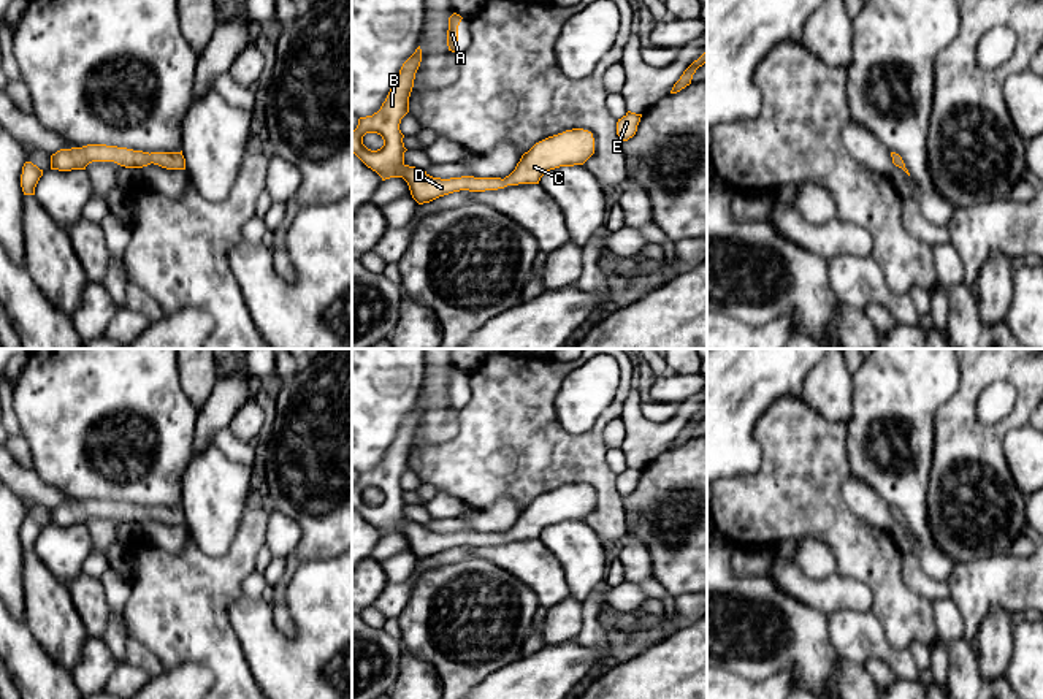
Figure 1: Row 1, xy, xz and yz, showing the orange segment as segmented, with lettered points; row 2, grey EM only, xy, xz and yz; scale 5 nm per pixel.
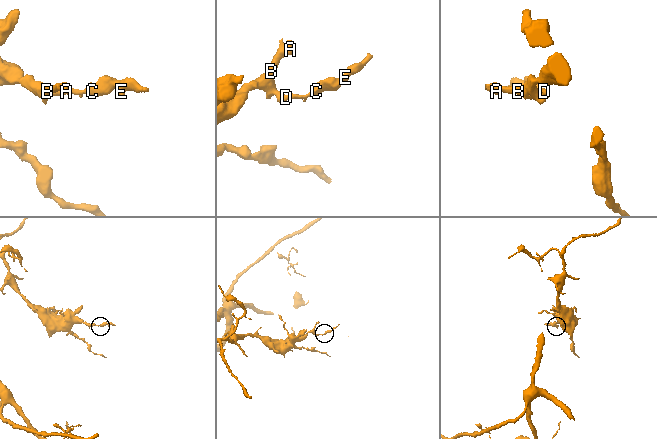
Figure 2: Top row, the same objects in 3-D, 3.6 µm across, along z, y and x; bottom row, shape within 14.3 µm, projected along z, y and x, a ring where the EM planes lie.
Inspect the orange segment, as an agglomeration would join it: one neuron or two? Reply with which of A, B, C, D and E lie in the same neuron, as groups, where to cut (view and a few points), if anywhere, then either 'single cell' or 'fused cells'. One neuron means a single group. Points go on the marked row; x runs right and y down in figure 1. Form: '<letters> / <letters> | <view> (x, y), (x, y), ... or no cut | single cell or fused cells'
A B C D E | no cut | single cell

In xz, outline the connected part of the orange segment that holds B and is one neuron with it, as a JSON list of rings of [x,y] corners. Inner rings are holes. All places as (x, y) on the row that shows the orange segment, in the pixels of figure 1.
[[[418,46],[403,63],[380,109],[372,116],[360,117],[357,128],[352,132],[352,152],[368,168],[376,171],[382,181],[403,178],[418,204],[460,190],[485,192],[507,185],[539,184],[547,171],[560,166],[583,165],[594,154],[593,133],[583,128],[572,128],[536,143],[522,155],[515,170],[504,179],[474,176],[441,179],[430,176],[420,168],[406,165],[404,152],[407,149],[403,143],[404,135],[399,130],[399,124],[409,113],[409,97],[420,62],[422,49]],[[366,133],[380,135],[384,146],[377,151],[368,149],[363,144]]]

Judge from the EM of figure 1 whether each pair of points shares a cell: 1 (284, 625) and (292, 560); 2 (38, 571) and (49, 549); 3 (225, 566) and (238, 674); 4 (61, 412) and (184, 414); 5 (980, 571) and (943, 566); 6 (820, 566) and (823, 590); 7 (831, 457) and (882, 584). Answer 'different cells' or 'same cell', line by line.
1: same cell
2: different cells
3: same cell
4: same cell
5: different cells
6: different cells
7: same cell

